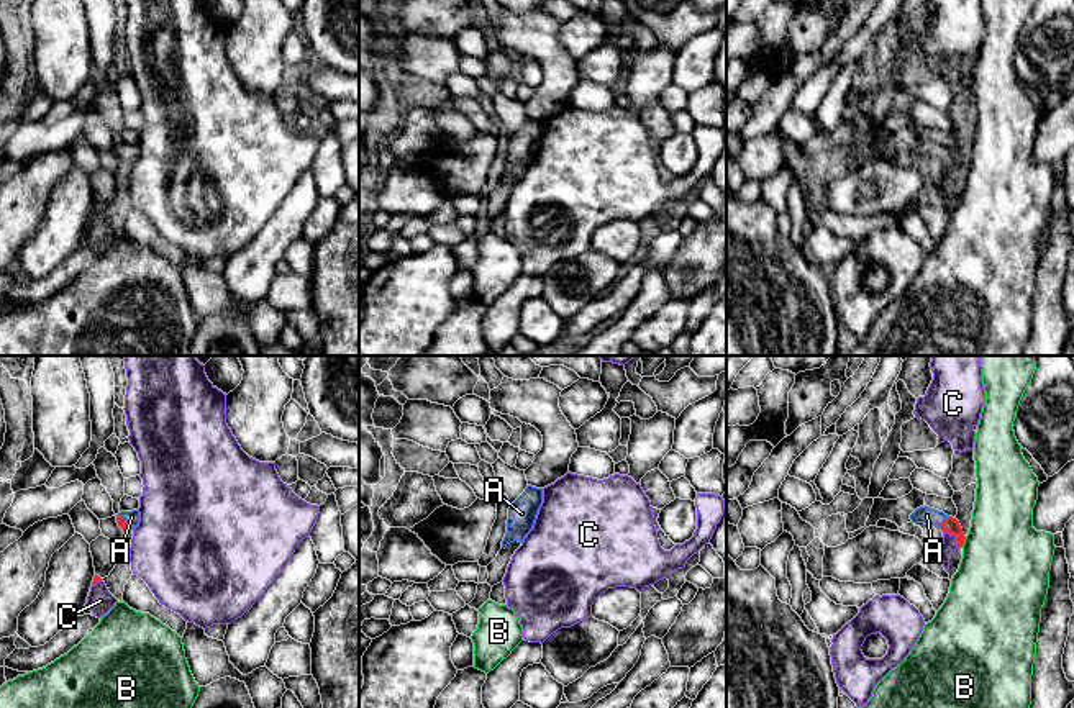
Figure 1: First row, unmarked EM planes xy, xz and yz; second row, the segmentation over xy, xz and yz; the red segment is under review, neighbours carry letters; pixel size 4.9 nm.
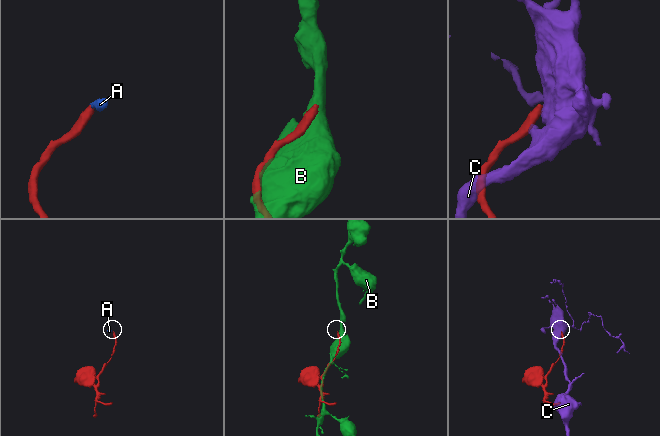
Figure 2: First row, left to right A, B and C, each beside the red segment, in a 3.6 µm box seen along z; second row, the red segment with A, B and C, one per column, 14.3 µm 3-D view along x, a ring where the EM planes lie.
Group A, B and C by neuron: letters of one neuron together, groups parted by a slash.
A / B / C

